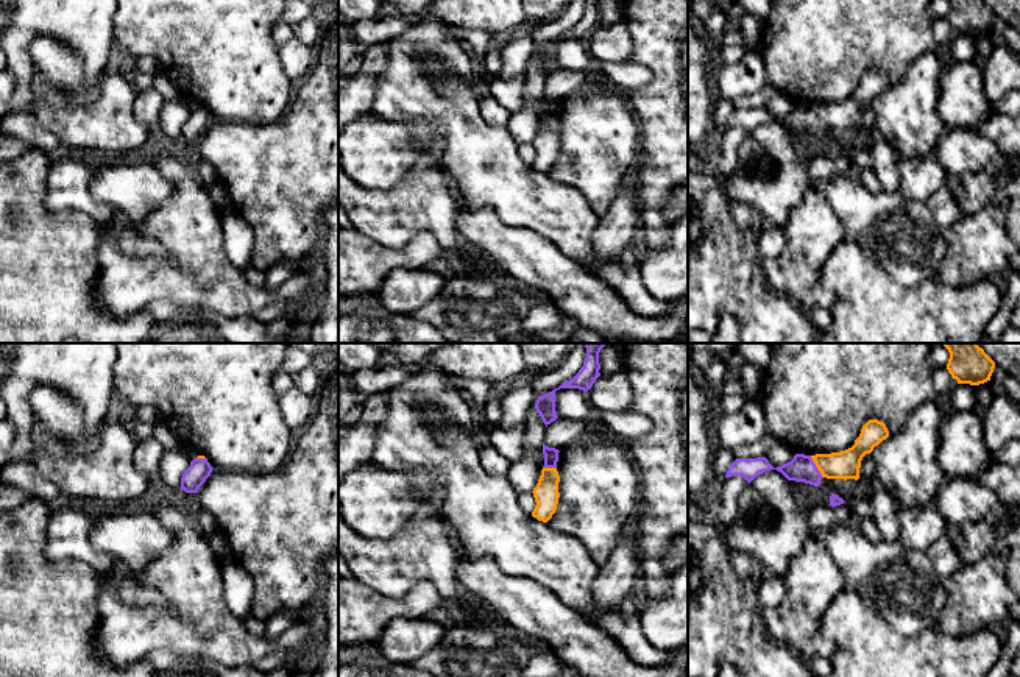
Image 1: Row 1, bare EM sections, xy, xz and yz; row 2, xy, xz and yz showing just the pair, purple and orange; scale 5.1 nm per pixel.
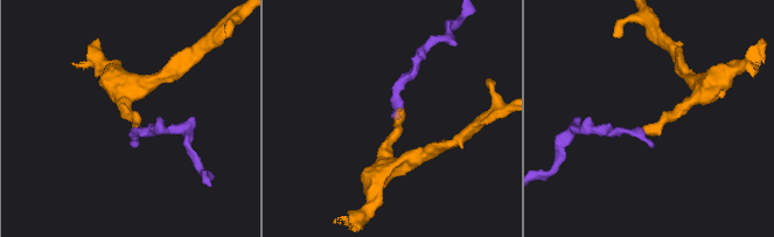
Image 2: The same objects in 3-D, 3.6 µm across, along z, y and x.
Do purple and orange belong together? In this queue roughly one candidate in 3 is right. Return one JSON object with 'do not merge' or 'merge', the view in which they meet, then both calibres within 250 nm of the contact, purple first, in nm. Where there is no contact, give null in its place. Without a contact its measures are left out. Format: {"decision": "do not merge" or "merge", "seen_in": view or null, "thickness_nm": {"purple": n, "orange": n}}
{"decision": "merge", "seen_in": "yz", "thickness_nm": {"purple": 140, "orange": 140}}

